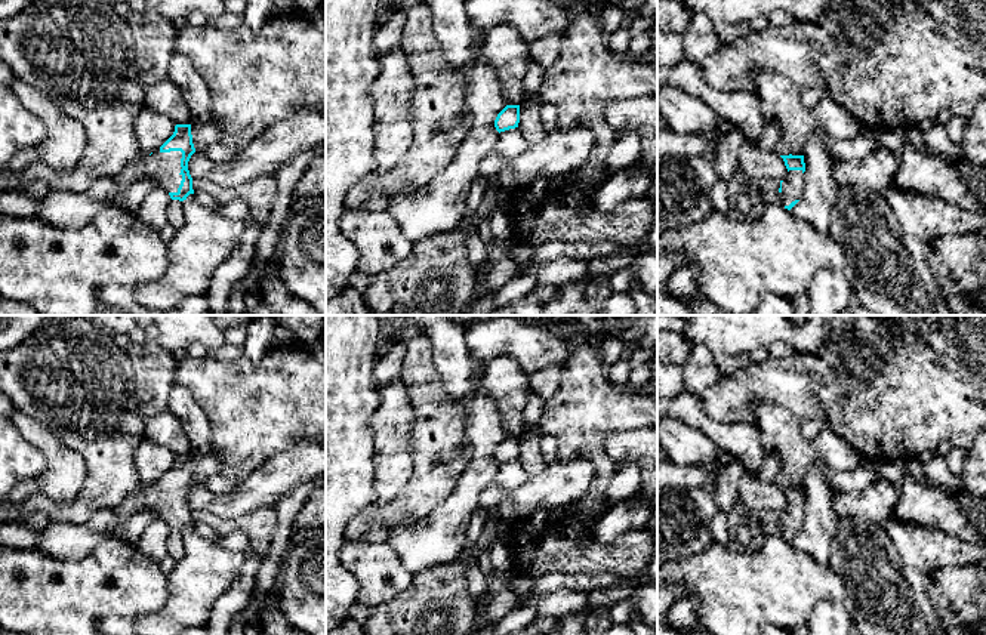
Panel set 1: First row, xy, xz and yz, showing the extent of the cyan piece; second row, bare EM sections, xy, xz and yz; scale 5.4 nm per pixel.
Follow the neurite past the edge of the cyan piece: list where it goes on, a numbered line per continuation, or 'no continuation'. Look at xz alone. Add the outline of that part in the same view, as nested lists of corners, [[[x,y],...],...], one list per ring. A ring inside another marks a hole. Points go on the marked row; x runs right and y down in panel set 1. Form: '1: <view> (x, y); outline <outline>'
no continuation

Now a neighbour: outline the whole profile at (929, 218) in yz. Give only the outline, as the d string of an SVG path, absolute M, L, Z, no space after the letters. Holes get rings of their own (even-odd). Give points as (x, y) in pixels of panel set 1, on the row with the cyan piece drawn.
M887 187L885 200L902 229L928 244L955 234L980 232L986 226L986 209L965 212L942 198Z

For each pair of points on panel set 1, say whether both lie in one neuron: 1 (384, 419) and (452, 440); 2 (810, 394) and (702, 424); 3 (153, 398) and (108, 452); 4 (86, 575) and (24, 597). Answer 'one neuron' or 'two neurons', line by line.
1: two neurons
2: two neurons
3: two neurons
4: one neuron

